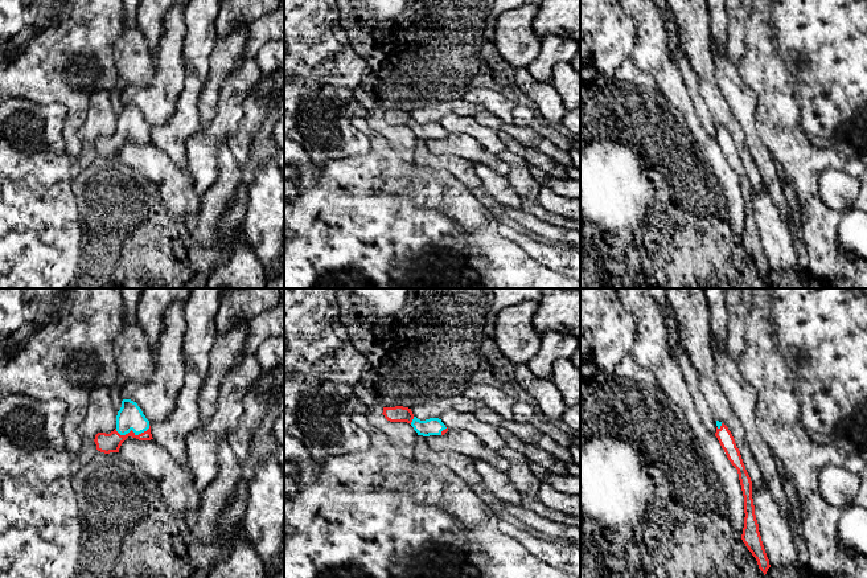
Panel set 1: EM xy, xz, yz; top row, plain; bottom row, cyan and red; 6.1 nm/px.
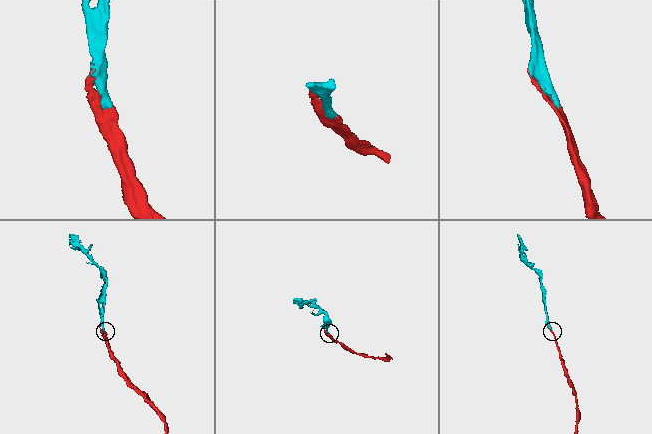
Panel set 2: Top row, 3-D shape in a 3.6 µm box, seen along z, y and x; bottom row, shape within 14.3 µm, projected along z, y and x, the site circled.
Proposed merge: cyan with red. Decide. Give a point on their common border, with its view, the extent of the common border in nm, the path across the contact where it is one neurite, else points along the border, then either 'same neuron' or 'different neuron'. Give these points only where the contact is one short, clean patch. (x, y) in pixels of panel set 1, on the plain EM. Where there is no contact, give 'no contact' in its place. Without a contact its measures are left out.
meets cyan in xy at (132, 134); contact 220 nm long; same neuron

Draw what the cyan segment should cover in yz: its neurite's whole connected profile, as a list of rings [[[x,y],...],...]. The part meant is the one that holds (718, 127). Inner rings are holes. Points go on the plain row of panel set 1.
[[[716,124],[716,130],[718,131],[716,131],[715,140],[718,142],[731,168],[737,173],[739,184],[740,184],[740,189],[744,200],[745,221],[744,221],[741,243],[748,251],[748,254],[752,257],[752,259],[756,262],[759,272],[765,279],[771,268],[761,245],[759,227],[755,218],[755,209],[752,202],[752,185],[745,173],[740,155],[736,151],[736,147],[731,135],[724,127],[719,124]]]

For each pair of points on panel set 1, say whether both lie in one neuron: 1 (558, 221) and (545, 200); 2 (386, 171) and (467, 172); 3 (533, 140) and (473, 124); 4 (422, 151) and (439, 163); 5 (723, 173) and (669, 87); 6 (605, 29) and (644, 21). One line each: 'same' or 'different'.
1: different
2: different
3: different
4: same
5: same
6: different

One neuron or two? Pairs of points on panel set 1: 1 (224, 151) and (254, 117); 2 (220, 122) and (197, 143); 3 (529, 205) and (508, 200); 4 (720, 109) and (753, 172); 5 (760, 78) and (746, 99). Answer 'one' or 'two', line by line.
1: two
2: one
3: two
4: one
5: two

